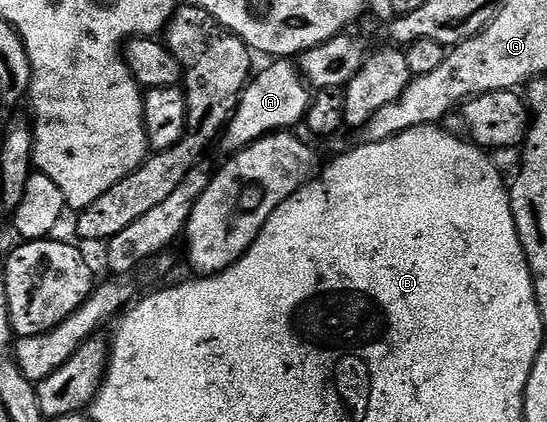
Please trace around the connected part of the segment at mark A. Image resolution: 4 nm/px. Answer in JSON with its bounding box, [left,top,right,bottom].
[219,57,311,153]

